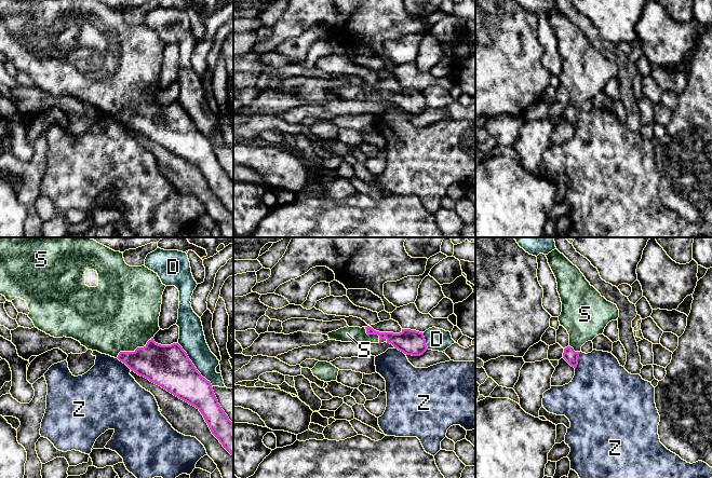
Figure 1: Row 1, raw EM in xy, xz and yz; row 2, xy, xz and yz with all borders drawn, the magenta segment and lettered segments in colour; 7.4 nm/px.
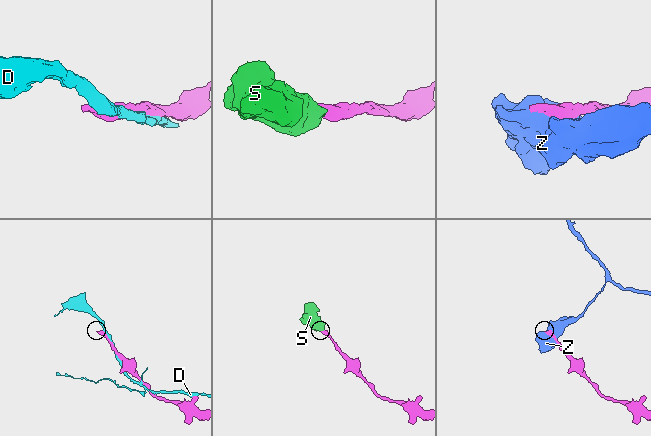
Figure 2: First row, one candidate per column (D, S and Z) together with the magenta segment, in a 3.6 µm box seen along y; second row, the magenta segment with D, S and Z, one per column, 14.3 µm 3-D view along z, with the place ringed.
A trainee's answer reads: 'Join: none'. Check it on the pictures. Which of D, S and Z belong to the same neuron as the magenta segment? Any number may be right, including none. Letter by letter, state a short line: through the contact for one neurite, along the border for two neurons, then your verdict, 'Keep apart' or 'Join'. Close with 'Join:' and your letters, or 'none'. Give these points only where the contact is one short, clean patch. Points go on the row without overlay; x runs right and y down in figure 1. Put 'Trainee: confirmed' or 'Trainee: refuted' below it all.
D: Keep apart
S: Line: xy (163, 123), (133, 110), (133, 103), (121, 79). Join
Z: Keep apart
Join: S
Trainee: refuted

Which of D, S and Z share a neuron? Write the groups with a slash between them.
D / S / Z

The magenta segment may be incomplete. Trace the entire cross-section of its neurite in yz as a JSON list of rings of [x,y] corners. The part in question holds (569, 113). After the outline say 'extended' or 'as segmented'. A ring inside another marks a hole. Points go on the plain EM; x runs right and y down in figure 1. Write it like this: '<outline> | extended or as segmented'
[[[557,8],[546,15],[556,37],[562,60],[559,80],[569,93],[569,104],[564,107],[563,117],[576,126],[581,105],[602,93],[609,80],[618,78],[619,68],[602,55],[580,28]]] | extended

